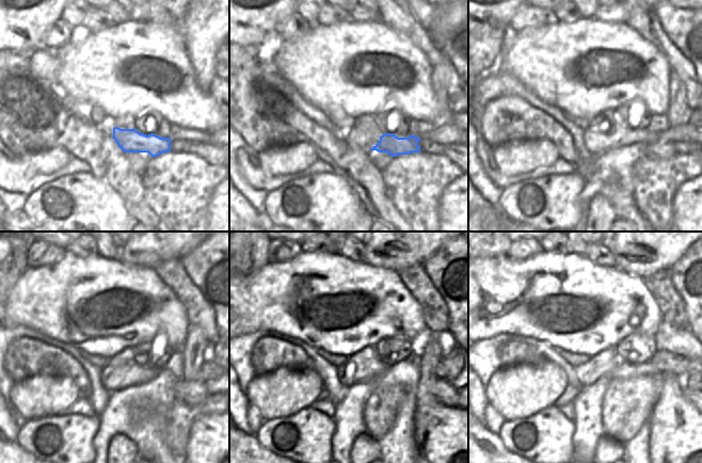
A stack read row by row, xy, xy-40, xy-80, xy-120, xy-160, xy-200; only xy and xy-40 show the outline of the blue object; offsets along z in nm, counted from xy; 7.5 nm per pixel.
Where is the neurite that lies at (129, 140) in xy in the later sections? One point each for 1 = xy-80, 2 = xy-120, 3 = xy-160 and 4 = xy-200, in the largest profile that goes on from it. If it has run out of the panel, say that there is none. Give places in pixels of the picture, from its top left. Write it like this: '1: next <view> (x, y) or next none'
1: next xy-80 (659, 149)
2: next xy-120 (194, 392)
3: next xy-160 (443, 392)
4: next xy-200 (685, 392)

